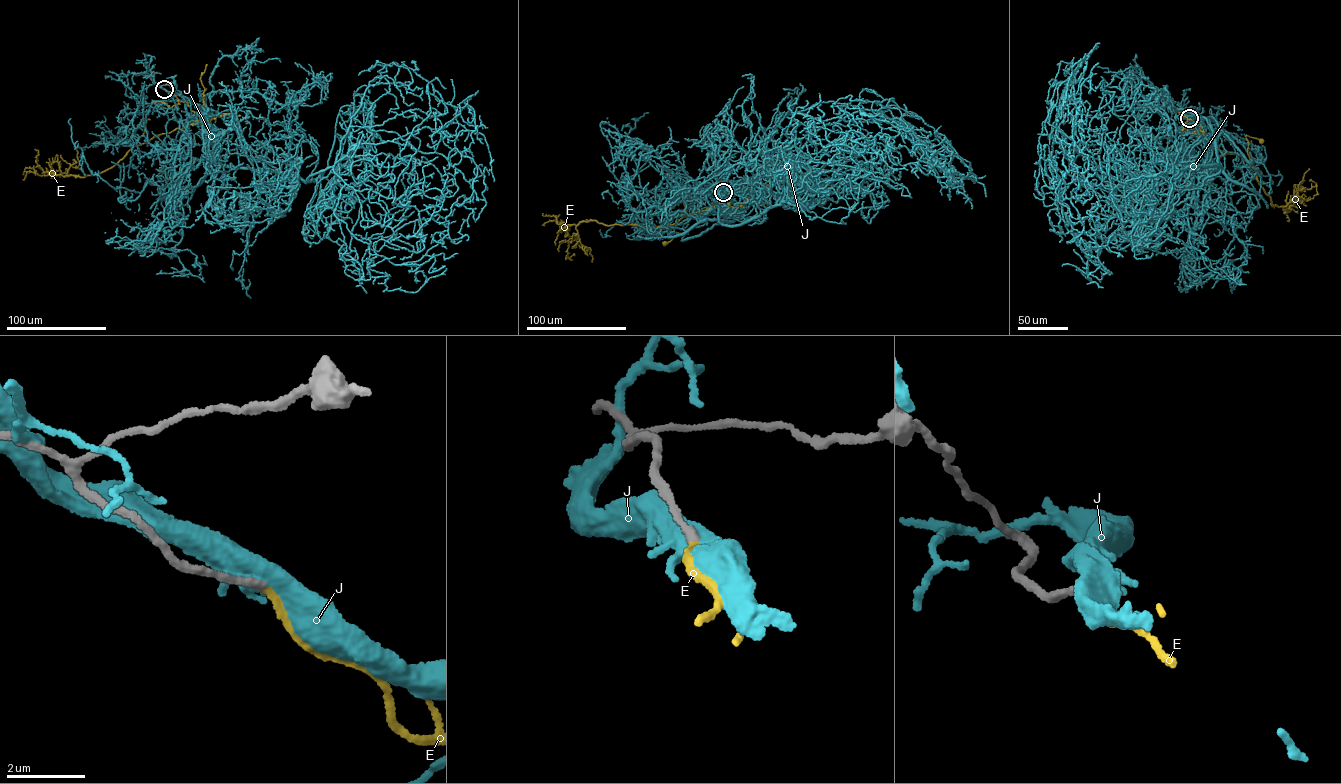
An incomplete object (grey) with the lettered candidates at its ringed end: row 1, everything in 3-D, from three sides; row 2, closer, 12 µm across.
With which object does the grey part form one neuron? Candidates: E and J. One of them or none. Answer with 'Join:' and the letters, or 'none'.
Join: E

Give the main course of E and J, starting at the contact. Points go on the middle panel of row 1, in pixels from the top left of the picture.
E: (723, 192), (730, 207), (713, 206), (685, 215), (672, 224), (651, 227), (680, 233), (665, 244)
J: (723, 191), (724, 225), (790, 202), (808, 140), (863, 110), (931, 164), (902, 129), (875, 135), (885, 161)

